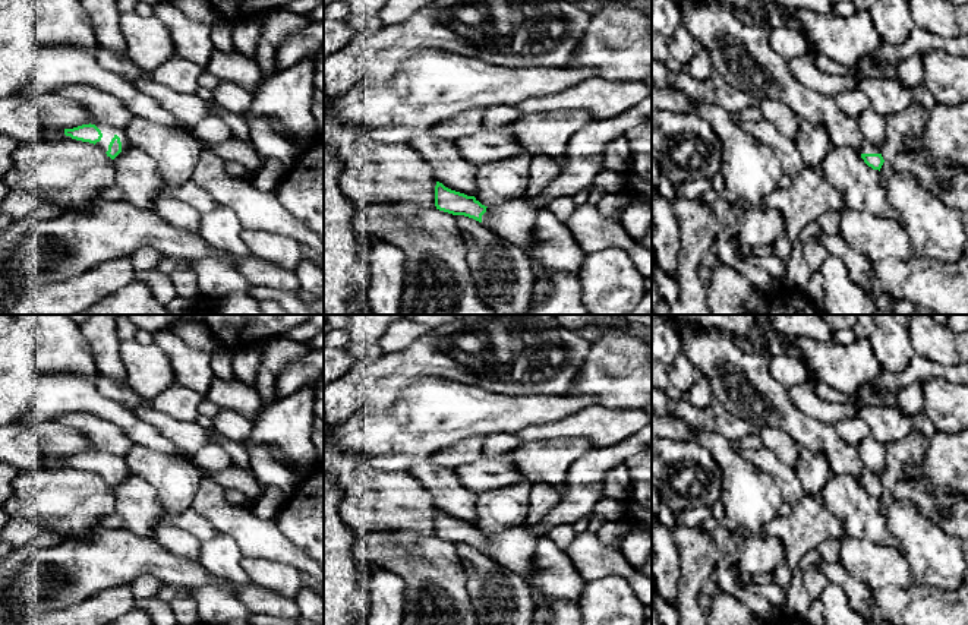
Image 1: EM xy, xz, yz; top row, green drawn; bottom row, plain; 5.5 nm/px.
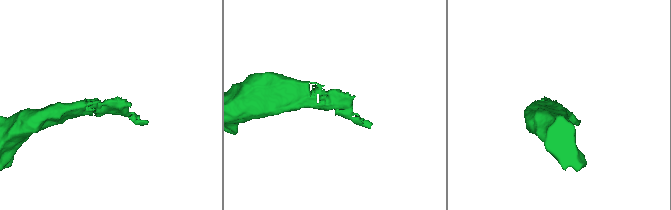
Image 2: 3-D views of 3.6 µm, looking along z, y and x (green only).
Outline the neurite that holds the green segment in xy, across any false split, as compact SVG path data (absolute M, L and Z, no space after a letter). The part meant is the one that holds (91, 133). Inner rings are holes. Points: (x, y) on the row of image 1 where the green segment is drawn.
M101 121L64 129L64 138L94 143L111 160L132 145L123 129L117 129Z

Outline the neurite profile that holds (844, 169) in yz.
M830 146L819 168L842 195L845 206L899 224L899 212L886 201L880 184L880 171L868 167L857 151Z

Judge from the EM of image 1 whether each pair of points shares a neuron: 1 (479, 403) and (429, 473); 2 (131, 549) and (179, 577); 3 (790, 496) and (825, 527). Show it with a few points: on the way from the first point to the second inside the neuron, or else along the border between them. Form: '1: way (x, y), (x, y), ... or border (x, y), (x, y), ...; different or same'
1: border (429, 455), (416, 460), (407, 470); different
2: way (142, 555), (158, 561), (167, 568); same
3: border (806, 495), (792, 507); different

